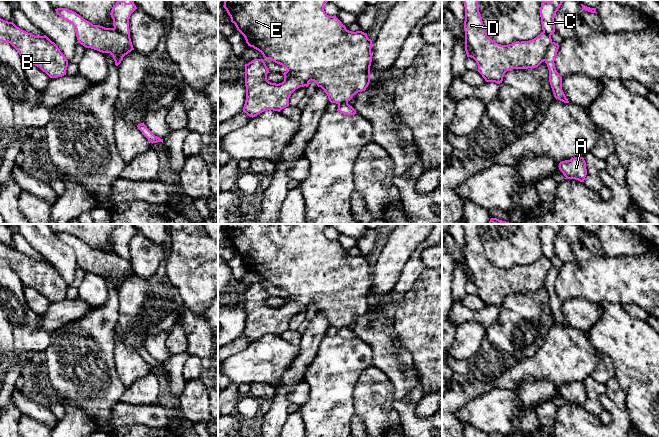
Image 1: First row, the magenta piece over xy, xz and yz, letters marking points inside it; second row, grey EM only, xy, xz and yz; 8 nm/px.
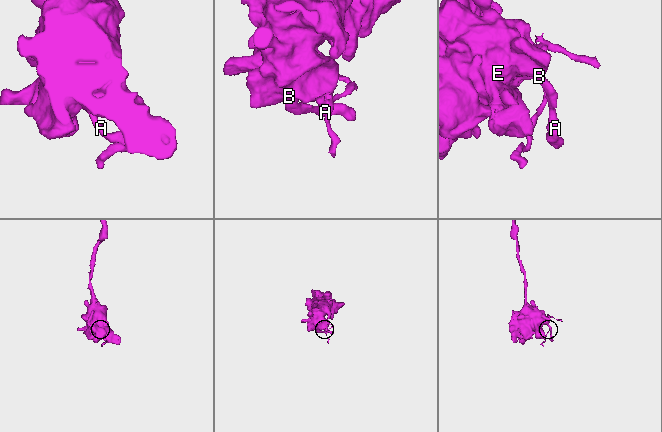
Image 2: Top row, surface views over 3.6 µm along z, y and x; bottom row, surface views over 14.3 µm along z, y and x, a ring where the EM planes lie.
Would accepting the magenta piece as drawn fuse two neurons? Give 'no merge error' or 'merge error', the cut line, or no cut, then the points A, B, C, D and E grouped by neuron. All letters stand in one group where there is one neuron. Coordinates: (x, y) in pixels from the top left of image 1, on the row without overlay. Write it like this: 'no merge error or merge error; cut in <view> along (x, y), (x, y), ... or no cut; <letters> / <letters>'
merge error; cut in yz along (552, 266), (543, 284); A B D E / C

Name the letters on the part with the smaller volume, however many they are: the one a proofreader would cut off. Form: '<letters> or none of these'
C

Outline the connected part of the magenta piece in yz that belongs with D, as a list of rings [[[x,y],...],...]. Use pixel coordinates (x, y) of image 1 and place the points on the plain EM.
[[[464,224],[465,231],[465,275],[467,281],[473,282],[478,289],[478,296],[486,306],[502,307],[505,297],[511,293],[536,292],[544,286],[547,274],[552,267],[551,260],[542,256],[529,265],[516,265],[509,269],[501,269],[493,265],[485,254],[478,224]]]

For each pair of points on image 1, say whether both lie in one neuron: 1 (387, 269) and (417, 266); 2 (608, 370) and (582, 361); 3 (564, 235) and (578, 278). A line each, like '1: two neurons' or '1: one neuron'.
1: two neurons
2: two neurons
3: two neurons

